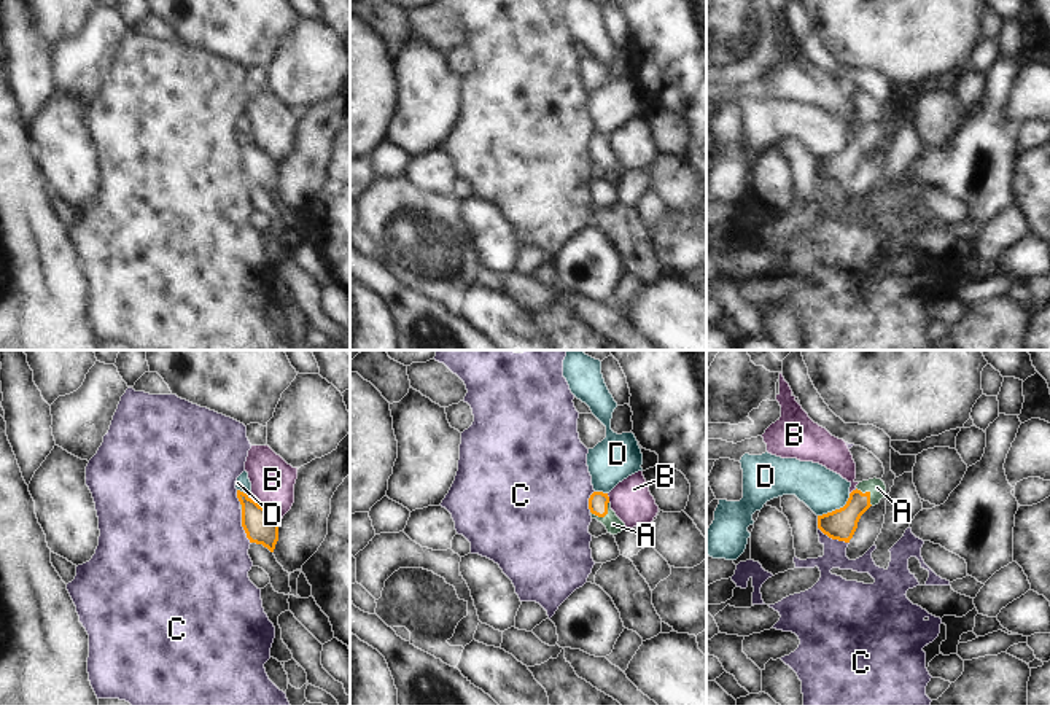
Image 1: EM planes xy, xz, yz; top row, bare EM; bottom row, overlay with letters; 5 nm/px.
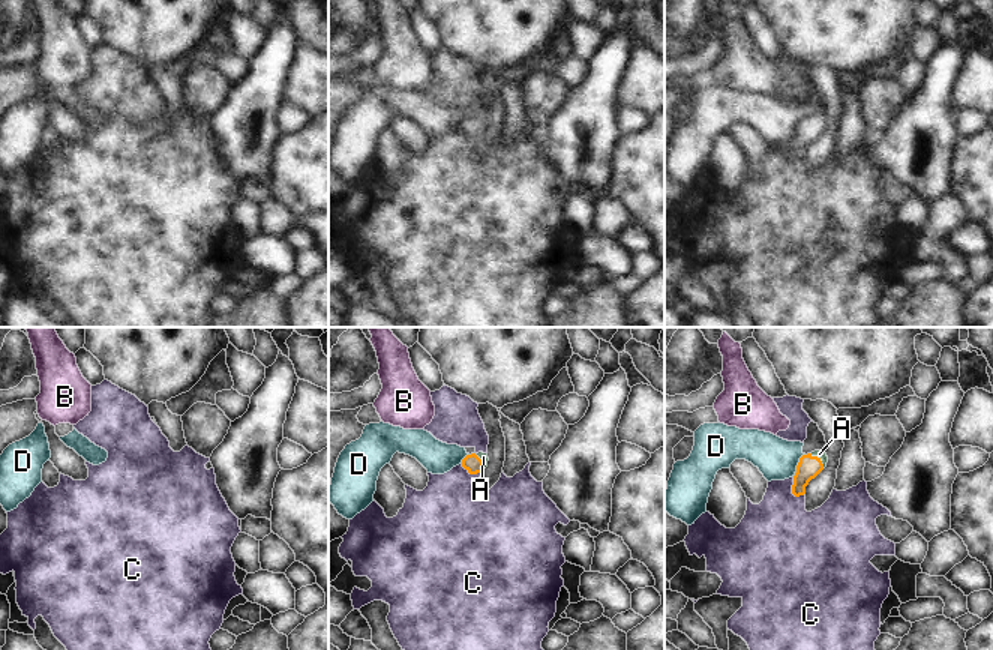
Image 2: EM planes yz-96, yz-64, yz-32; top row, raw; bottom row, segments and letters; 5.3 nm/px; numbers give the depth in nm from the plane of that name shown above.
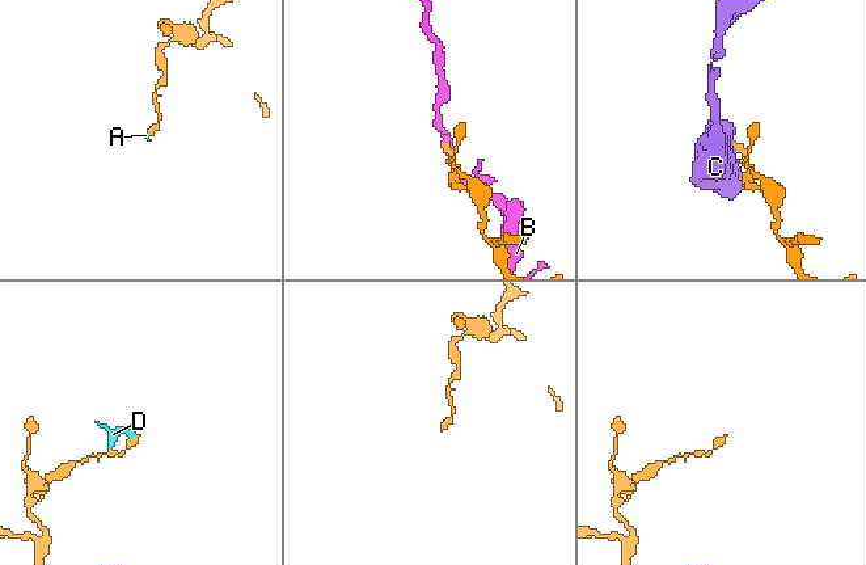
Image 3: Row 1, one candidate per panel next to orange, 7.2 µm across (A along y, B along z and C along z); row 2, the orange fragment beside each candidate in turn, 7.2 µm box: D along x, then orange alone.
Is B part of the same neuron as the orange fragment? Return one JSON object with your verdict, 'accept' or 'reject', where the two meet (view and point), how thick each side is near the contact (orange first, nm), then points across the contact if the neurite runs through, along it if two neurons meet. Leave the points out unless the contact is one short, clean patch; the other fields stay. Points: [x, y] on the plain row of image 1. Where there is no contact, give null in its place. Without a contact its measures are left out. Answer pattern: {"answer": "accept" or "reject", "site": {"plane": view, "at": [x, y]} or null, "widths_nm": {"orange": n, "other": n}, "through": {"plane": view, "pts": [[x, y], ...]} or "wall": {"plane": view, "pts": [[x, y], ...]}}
{"answer": "reject", "site": {"plane": "xy", "at": [264, 153]}, "widths_nm": {"orange": 160, "other": 220}, "wall": {"plane": "xy", "pts": [[253, 144], [279, 164]]}}

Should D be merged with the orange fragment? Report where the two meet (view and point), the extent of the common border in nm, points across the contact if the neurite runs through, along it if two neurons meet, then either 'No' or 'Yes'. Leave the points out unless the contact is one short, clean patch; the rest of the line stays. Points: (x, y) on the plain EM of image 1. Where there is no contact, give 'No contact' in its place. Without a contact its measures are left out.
Touches orange at yz (836, 153). Shared border 200 nm. Boundary: yz (850, 137), (842, 150), (818, 159). No.

